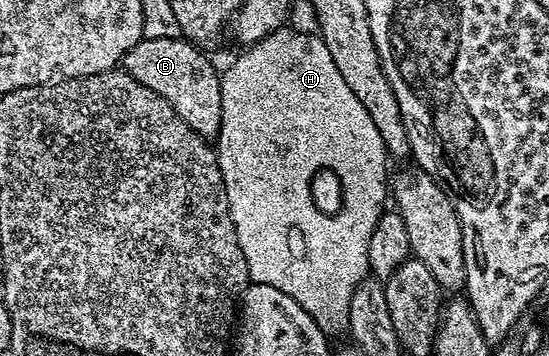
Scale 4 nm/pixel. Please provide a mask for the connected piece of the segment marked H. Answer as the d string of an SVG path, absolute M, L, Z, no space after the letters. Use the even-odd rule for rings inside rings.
M283 25L271 35L265 35L258 43L251 43L246 51L230 68L221 72L222 88L220 97L223 98L222 120L216 138L218 164L224 177L224 189L228 197L228 209L232 217L232 225L236 229L236 241L240 245L240 253L244 253L244 261L248 265L250 279L256 283L272 285L272 289L280 289L280 293L288 293L312 321L328 337L334 337L345 332L348 328L348 301L352 301L352 293L356 285L367 278L368 241L372 238L372 229L376 229L376 221L382 215L384 204L382 198L388 195L388 175L386 179L386 162L388 156L384 141L380 141L380 133L376 133L376 125L372 125L372 117L364 110L364 105L356 101L356 93L348 89L344 77L340 77L340 69L336 69L336 61L332 61L332 53L328 53L328 45L317 34L309 35L306 31L289 31L289 26ZM317 171L331 171L338 178L338 187L342 190L342 208L335 215L321 211L314 204L314 195L310 192L310 182Z

